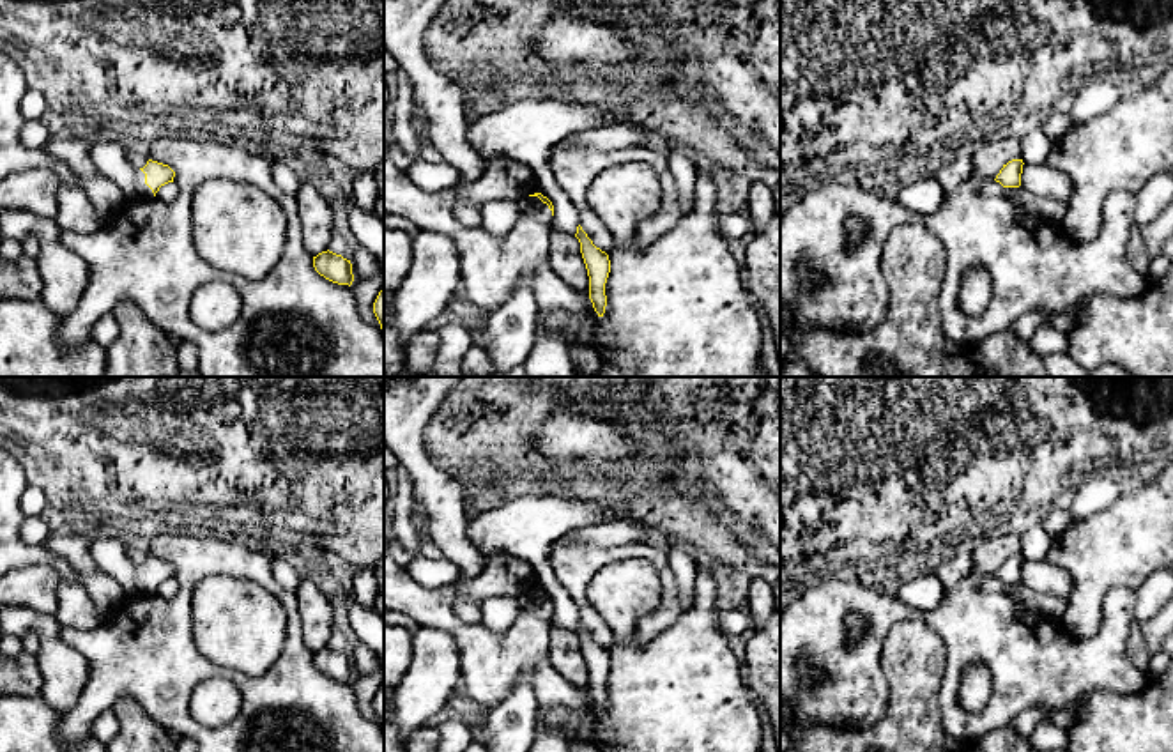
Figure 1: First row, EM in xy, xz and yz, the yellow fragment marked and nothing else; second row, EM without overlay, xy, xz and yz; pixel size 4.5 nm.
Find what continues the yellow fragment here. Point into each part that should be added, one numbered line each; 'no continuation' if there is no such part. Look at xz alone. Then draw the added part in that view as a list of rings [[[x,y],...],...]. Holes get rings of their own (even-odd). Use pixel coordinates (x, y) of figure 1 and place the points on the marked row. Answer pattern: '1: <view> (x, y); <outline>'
1: xz (531, 206); [[[538,196],[518,200],[518,209],[522,216],[531,216],[545,225],[550,225],[552,221],[552,211]]]

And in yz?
1: yz (1035, 145); [[[1037,127],[1021,138],[1021,159],[1026,165],[1044,165],[1051,147],[1053,142]]]

